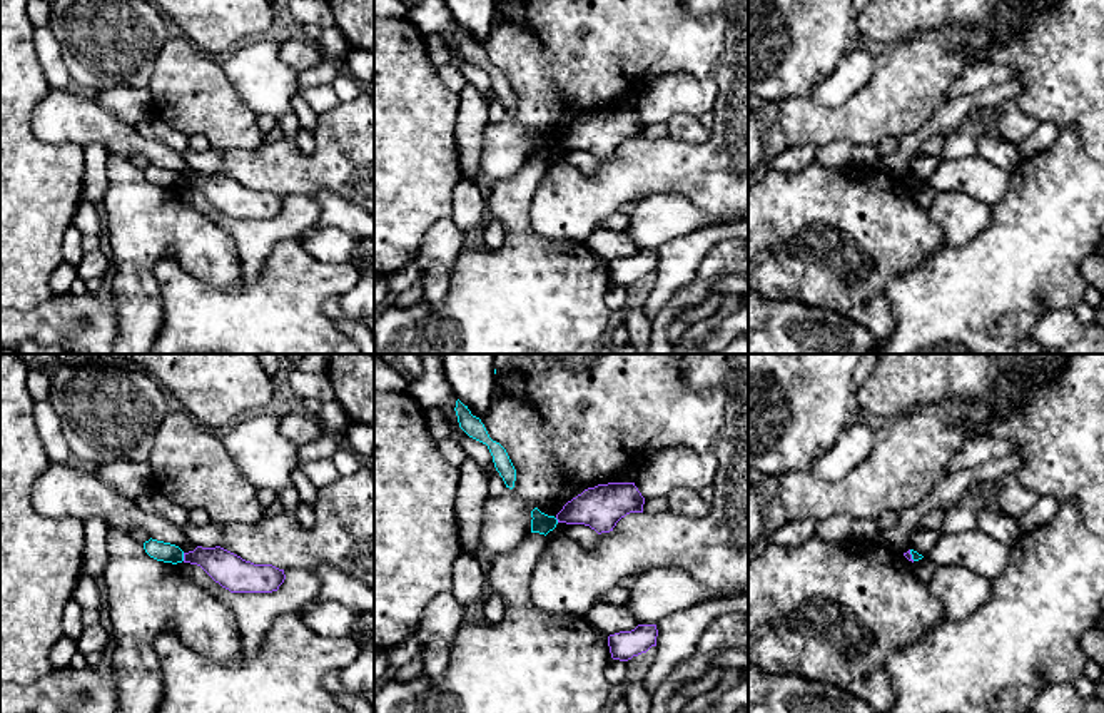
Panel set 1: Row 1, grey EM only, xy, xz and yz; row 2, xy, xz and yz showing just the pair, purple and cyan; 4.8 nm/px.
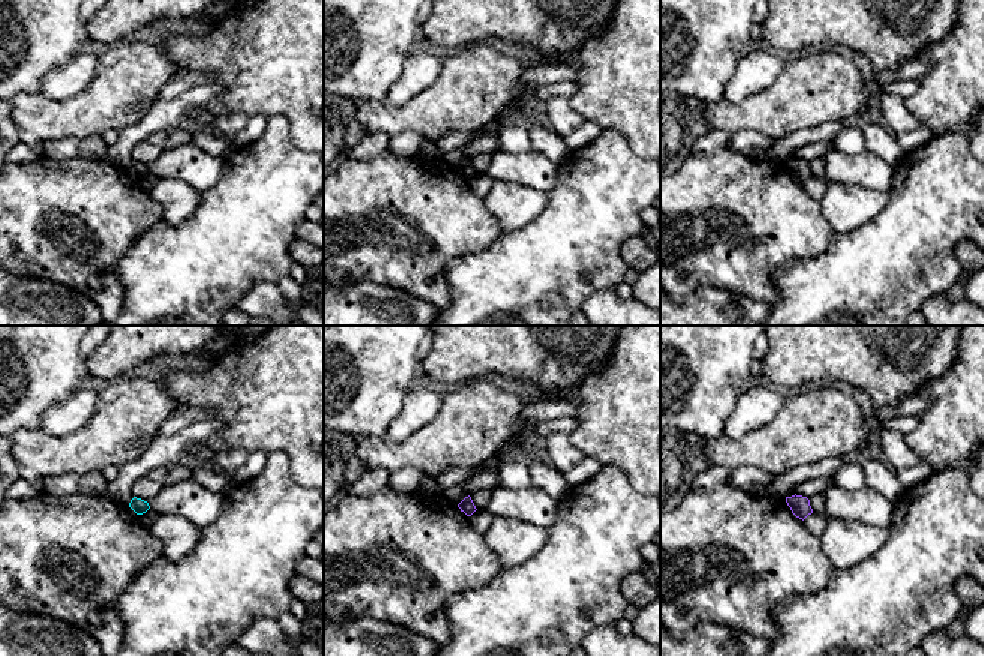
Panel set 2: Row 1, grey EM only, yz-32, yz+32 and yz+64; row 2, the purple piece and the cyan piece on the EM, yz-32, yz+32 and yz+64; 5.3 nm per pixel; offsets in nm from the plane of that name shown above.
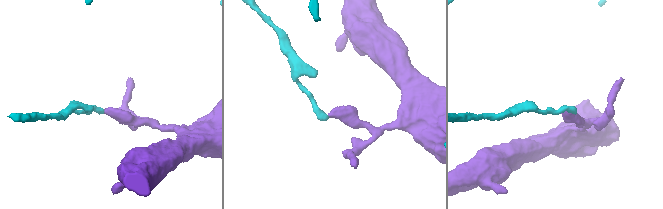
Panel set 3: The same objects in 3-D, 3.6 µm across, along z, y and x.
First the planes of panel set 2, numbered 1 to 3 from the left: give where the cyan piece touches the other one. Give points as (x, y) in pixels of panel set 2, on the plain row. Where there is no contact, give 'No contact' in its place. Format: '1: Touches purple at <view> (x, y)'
1: No contact
2: No contact
3: No contact

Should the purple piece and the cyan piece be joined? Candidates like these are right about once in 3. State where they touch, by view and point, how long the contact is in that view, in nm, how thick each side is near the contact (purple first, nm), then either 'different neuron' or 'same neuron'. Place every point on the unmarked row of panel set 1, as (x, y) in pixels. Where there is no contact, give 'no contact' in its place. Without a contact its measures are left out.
xy (184, 182) | 40 nm | 170/100 nm | different neuron

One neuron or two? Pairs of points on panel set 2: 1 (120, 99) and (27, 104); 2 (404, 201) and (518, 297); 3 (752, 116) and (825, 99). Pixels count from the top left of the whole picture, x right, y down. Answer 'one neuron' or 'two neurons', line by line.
1: one neuron
2: two neurons
3: one neuron

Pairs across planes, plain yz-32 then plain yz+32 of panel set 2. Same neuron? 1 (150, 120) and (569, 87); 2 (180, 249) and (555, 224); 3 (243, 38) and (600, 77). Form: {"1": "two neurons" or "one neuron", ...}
{"1": "one neuron", "2": "one neuron", "3": "one neuron"}

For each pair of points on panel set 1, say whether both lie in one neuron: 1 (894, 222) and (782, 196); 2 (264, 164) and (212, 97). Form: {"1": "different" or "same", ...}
{"1": "same", "2": "different"}

